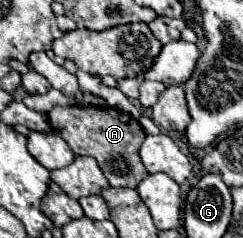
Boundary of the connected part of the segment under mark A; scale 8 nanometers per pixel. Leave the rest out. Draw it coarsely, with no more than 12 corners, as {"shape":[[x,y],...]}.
{"shape":[[54,107],[50,127],[112,187],[148,171],[144,129],[112,107]]}

